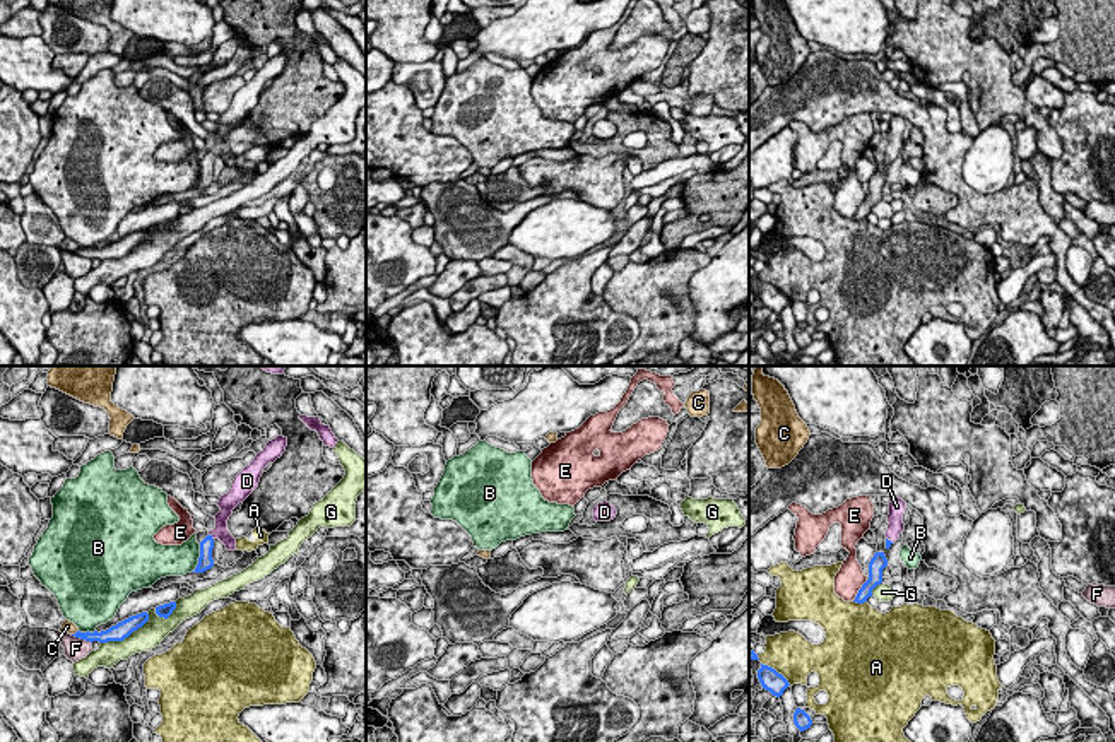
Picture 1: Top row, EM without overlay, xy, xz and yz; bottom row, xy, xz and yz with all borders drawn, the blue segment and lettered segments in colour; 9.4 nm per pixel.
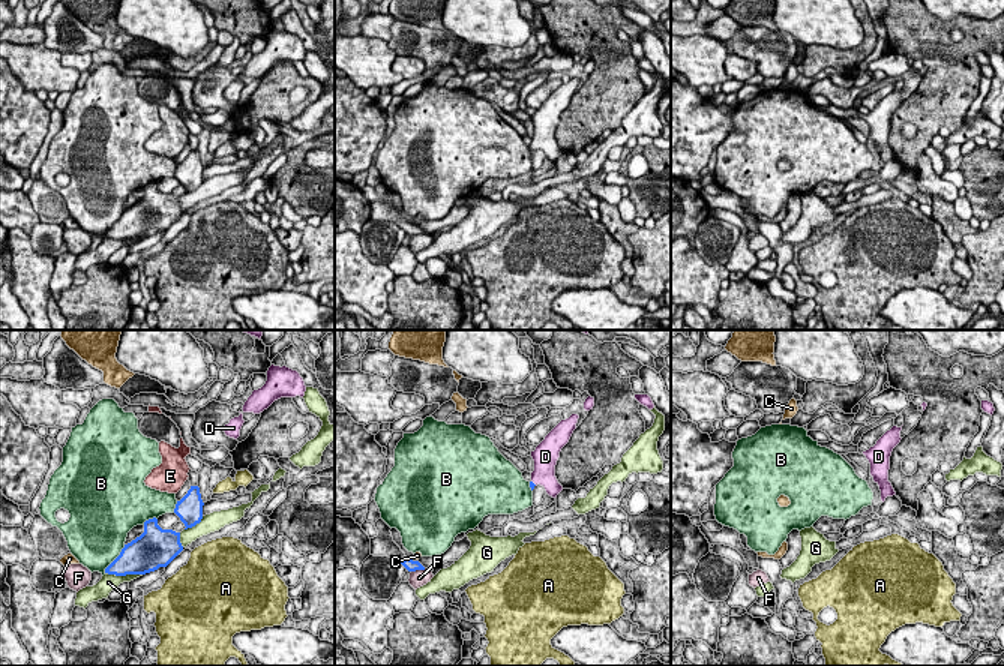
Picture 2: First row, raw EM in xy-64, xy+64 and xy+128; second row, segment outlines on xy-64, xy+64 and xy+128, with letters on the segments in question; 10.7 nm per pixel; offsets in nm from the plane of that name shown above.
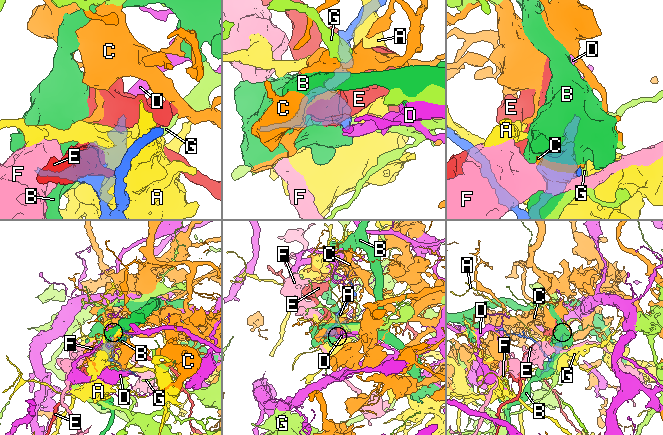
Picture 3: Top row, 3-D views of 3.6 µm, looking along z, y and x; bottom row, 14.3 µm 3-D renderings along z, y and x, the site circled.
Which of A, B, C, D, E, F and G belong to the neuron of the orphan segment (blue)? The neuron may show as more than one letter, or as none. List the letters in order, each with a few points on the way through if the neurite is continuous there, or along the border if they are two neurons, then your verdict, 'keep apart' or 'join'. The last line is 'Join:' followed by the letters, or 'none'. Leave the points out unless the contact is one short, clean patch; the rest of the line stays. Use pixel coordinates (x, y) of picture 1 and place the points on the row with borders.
A: keep apart
B: keep apart
C: keep apart
D: runs through xy (206, 561), (206, 546), (211, 537), (221, 532); join
E: keep apart
F: border along xy (70, 635), (91, 641); keep apart
G: keep apart
Join: D

